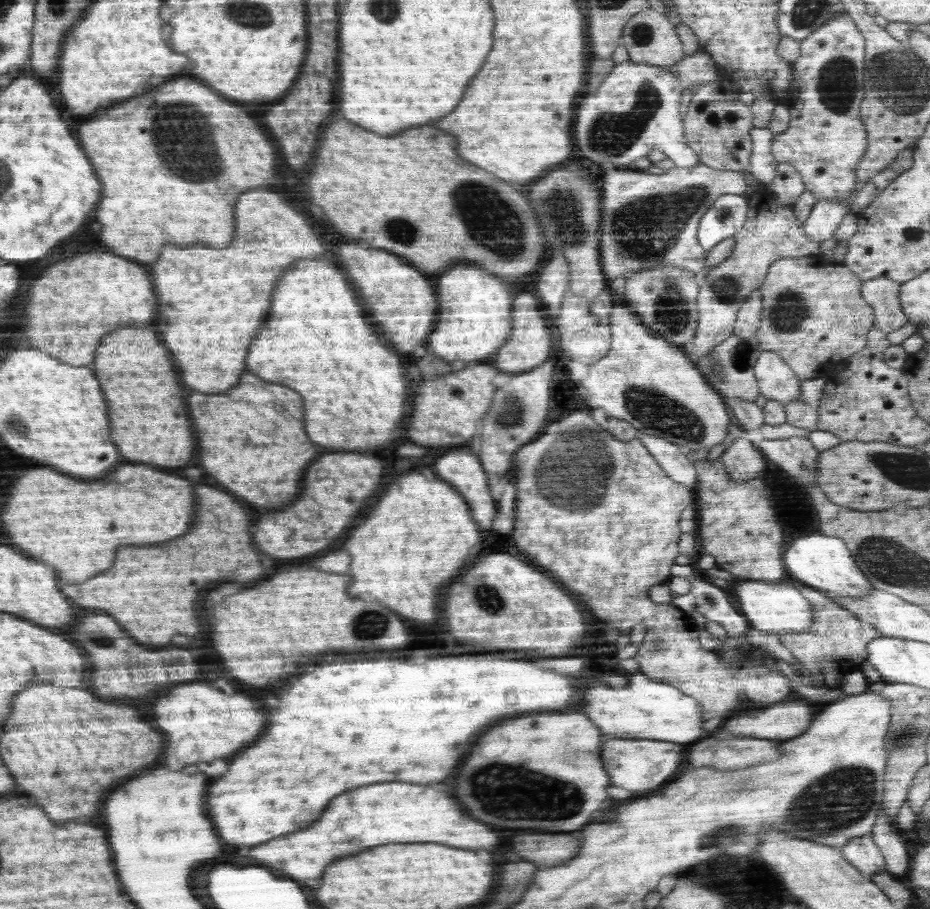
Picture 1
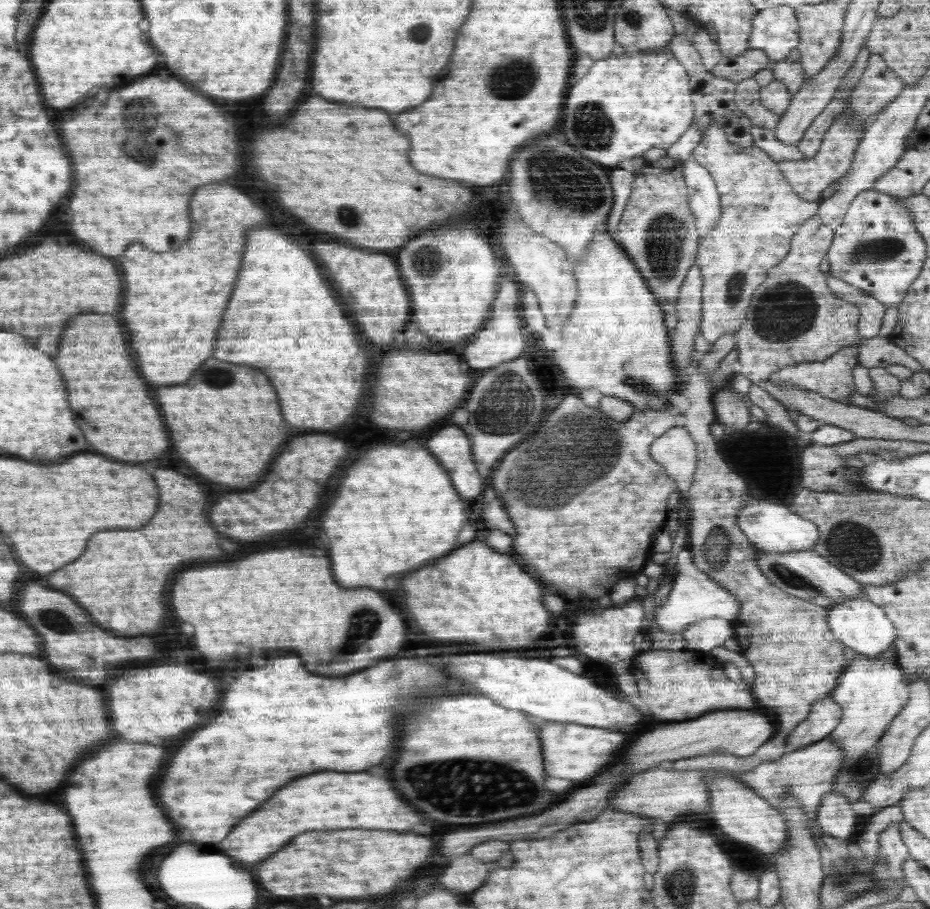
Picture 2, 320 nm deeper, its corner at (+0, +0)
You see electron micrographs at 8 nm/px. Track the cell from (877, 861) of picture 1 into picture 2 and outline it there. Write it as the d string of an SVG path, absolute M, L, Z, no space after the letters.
M827 791L824 795L824 802L820 810L818 810L818 818L816 818L818 826L824 835L845 840L845 843L848 845L851 845L852 840L860 833L859 830L856 829L859 816L852 811L850 804L851 800L846 798L846 796L838 794L836 791Z

